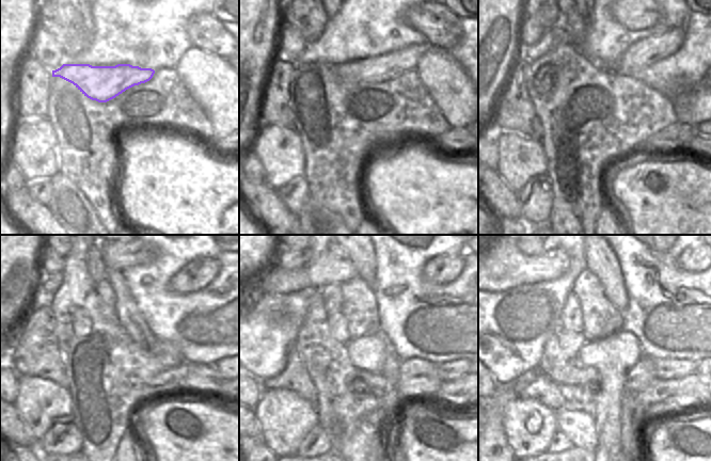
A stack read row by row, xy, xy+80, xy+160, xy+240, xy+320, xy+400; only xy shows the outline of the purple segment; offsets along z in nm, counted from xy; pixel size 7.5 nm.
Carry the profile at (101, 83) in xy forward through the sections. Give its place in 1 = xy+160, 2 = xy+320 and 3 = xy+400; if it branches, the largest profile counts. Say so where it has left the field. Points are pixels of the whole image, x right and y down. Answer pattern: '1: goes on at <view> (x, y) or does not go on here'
1: goes on at xy+160 (646, 51)
2: goes on at xy+320 (444, 268)
3: goes on at xy+400 (695, 258)

